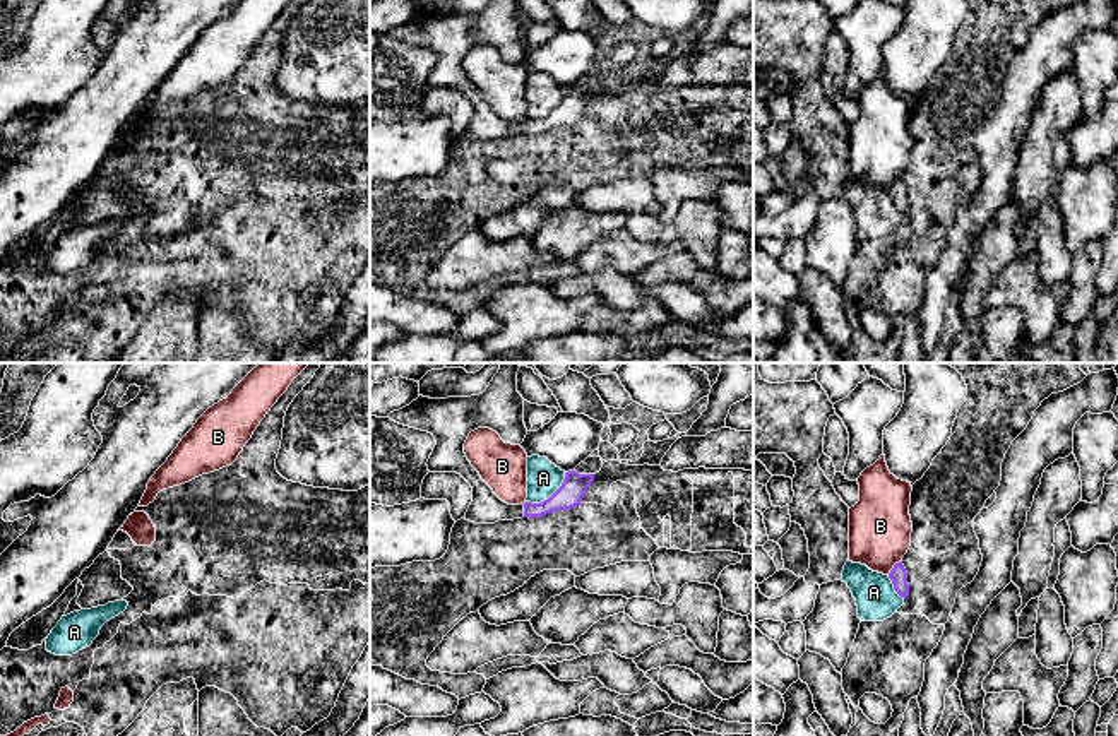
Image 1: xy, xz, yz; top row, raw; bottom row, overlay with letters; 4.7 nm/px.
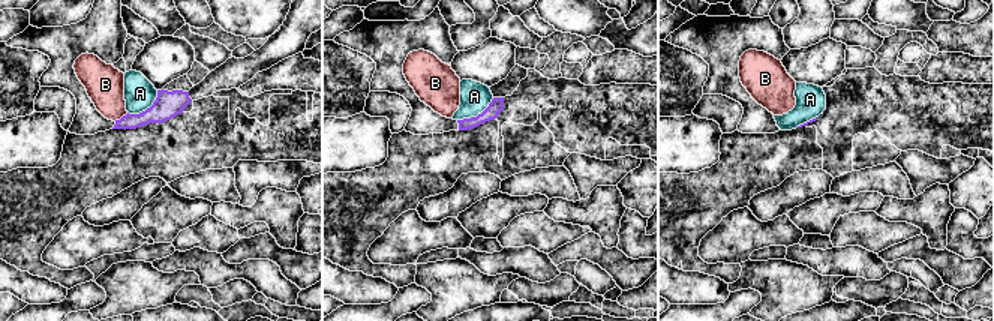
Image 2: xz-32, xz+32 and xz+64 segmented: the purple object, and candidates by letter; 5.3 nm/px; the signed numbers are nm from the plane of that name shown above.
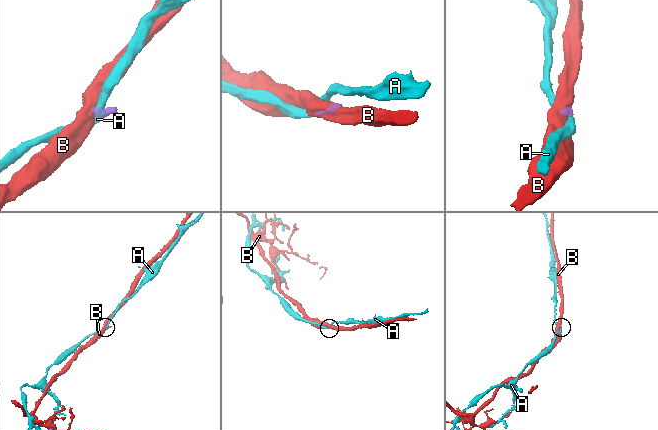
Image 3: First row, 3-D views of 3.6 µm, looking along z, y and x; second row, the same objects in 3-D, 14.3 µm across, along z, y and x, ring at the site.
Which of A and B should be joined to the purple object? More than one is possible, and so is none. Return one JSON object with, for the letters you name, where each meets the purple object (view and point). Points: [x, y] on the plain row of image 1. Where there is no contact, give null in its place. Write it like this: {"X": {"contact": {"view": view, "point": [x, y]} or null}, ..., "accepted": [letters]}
{"accepted": []}

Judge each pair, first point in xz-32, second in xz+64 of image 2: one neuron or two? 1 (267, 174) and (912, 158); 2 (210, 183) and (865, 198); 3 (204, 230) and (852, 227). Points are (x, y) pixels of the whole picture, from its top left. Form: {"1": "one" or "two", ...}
{"1": "one", "2": "two", "3": "one"}

